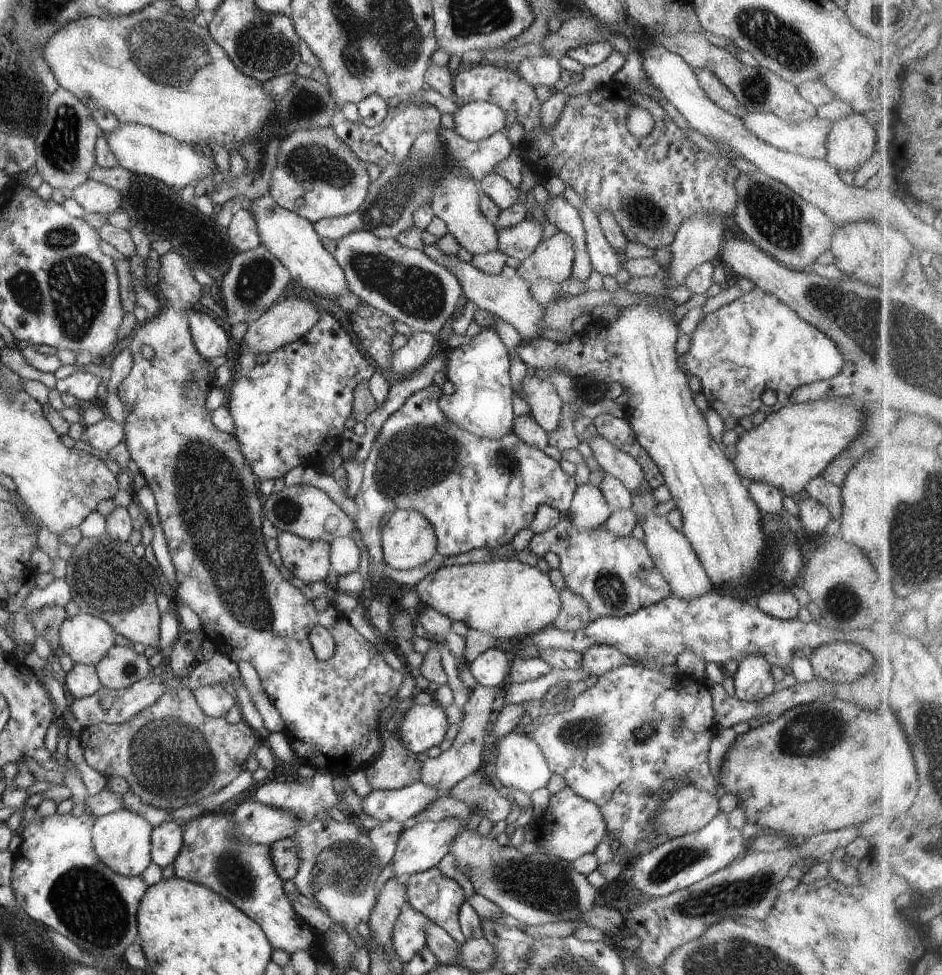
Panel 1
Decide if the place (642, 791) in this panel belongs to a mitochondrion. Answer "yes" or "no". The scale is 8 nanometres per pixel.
yes

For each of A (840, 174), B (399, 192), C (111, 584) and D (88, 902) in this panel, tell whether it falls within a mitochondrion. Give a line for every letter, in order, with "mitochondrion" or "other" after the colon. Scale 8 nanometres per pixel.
A: other
B: mitochondrion
C: mitochondrion
D: mitochondrion

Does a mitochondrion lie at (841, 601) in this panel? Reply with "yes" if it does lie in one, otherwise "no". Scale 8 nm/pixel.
yes

